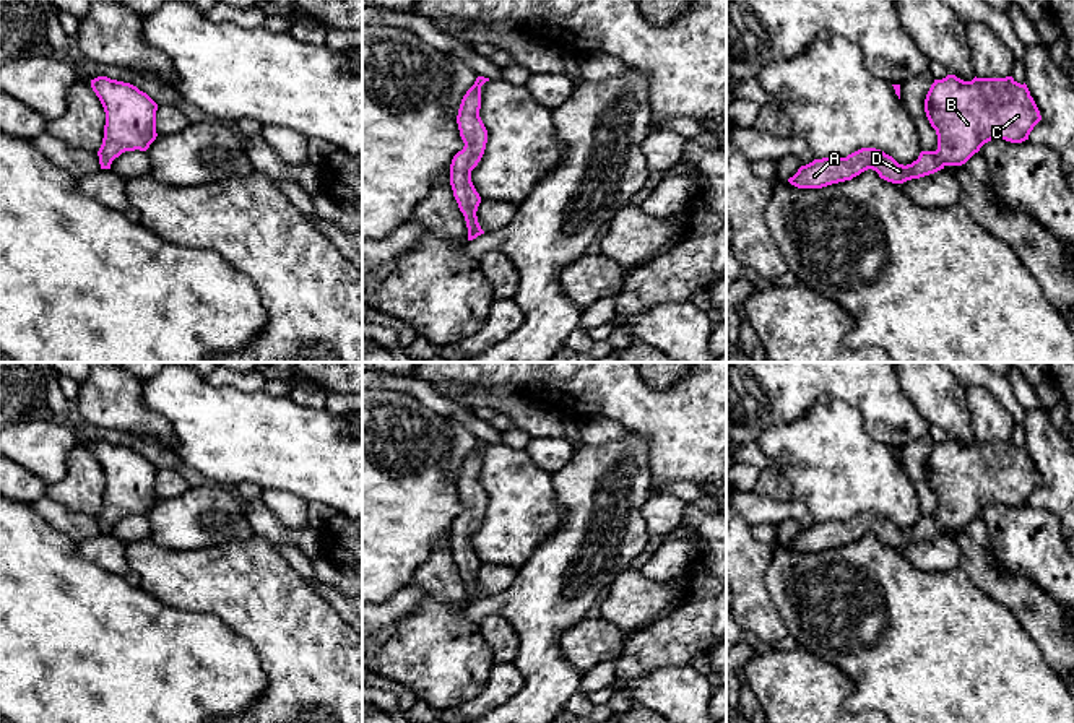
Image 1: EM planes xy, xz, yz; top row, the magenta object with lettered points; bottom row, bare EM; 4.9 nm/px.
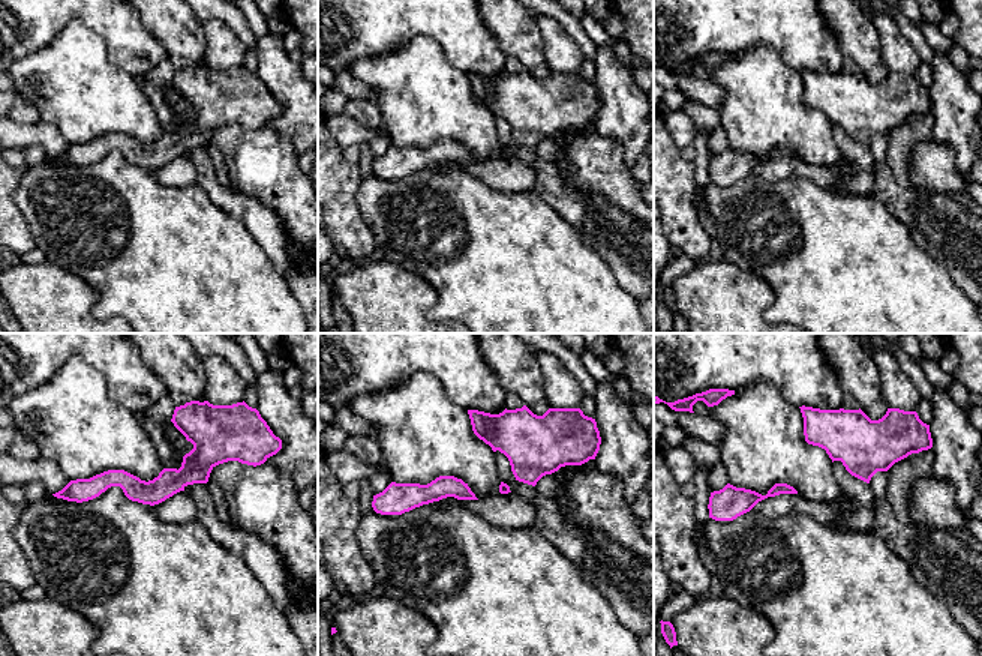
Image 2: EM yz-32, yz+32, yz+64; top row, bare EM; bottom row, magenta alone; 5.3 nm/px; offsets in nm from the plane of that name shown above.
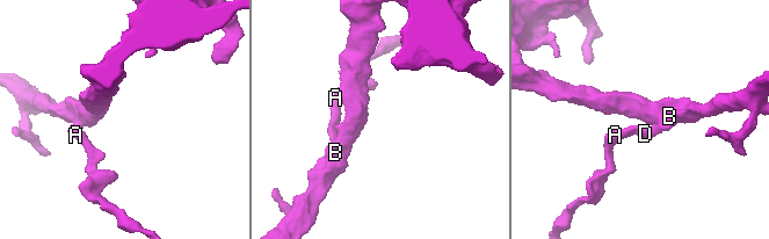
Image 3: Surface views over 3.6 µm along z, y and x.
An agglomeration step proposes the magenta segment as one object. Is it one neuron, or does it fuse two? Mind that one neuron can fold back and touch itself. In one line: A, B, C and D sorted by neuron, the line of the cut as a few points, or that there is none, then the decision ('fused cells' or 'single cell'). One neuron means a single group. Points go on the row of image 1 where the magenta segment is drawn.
A B C D; no cut; single cell

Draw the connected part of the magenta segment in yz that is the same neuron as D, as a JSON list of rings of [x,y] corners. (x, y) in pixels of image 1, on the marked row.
[[[947,75],[934,80],[925,99],[925,112],[936,130],[938,149],[921,151],[912,164],[899,164],[876,148],[861,148],[847,158],[814,159],[788,182],[798,188],[822,188],[873,169],[887,182],[903,184],[946,166],[962,166],[991,140],[1022,143],[1042,120],[1027,84],[1012,76],[975,76],[964,81]]]

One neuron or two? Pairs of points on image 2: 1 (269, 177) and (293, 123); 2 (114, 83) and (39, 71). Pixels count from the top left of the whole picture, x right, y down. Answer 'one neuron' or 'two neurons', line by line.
1: two neurons
2: one neuron

